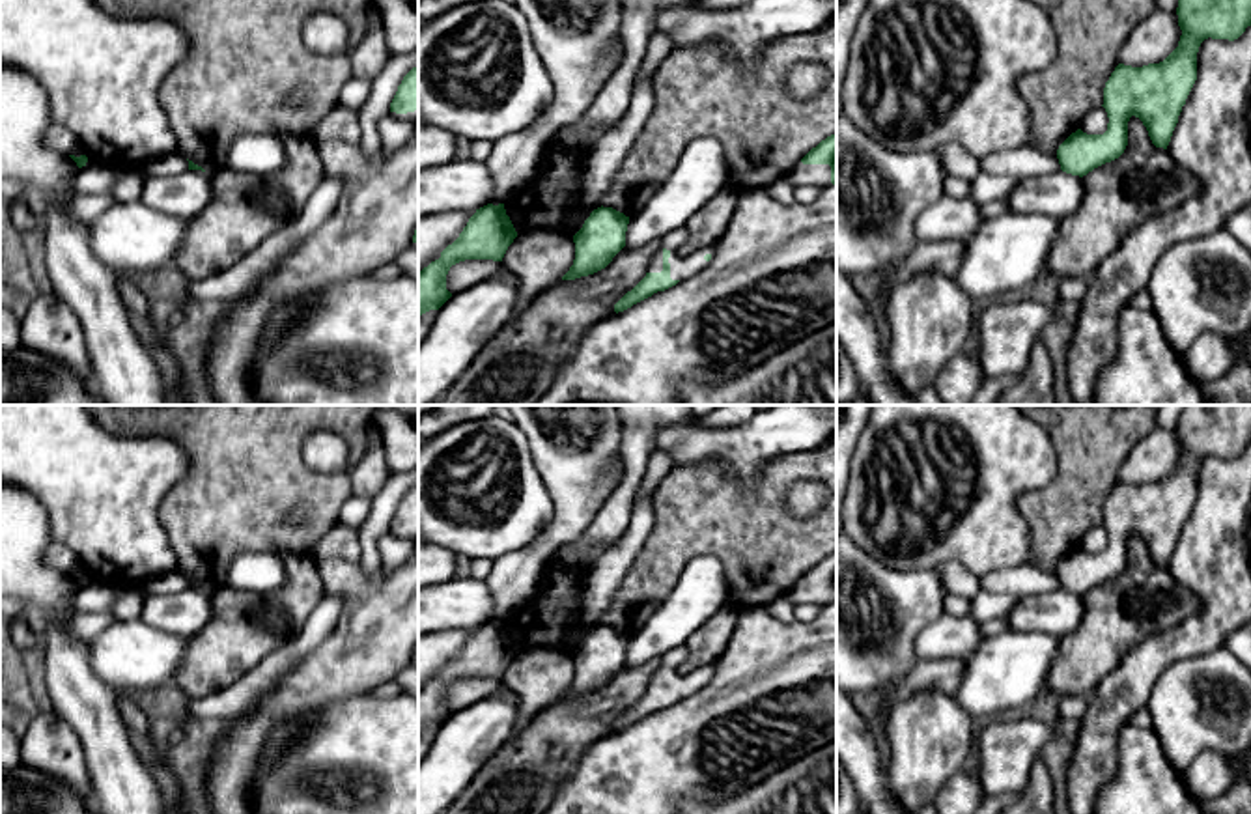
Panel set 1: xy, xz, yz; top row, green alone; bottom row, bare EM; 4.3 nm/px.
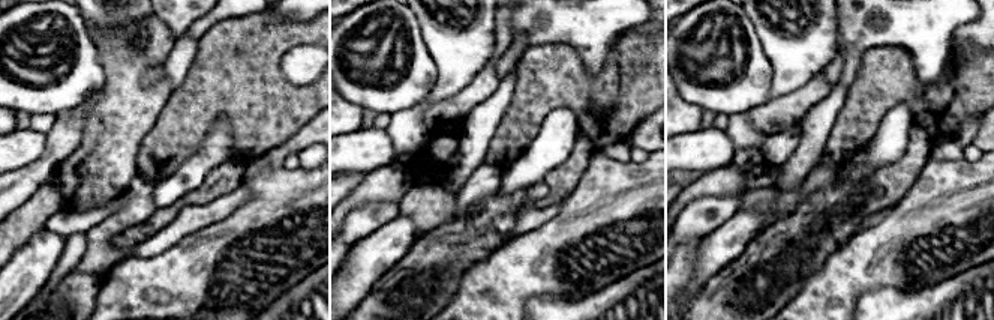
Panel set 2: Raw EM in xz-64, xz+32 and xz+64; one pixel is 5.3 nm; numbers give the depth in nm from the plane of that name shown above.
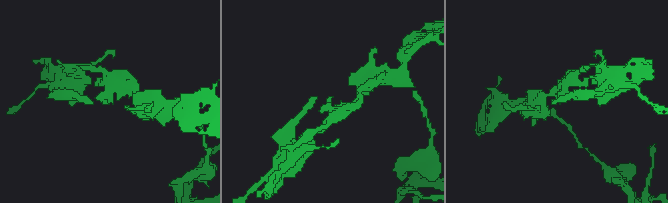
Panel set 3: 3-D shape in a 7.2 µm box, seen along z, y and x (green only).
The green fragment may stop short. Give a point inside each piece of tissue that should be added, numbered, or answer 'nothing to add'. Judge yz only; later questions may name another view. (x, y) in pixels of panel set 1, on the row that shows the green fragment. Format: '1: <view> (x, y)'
nothing to add

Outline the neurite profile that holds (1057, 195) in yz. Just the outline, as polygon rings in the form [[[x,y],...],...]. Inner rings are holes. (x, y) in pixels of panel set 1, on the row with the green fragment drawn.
[[[1062,170],[1018,181],[1006,198],[1008,211],[1062,220],[1083,202],[1083,177]]]

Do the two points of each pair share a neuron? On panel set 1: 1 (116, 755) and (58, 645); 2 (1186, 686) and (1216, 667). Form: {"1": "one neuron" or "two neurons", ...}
{"1": "one neuron", "2": "one neuron"}

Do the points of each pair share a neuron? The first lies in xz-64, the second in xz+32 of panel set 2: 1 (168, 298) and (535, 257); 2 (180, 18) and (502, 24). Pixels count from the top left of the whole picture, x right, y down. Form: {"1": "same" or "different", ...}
{"1": "same", "2": "same"}

